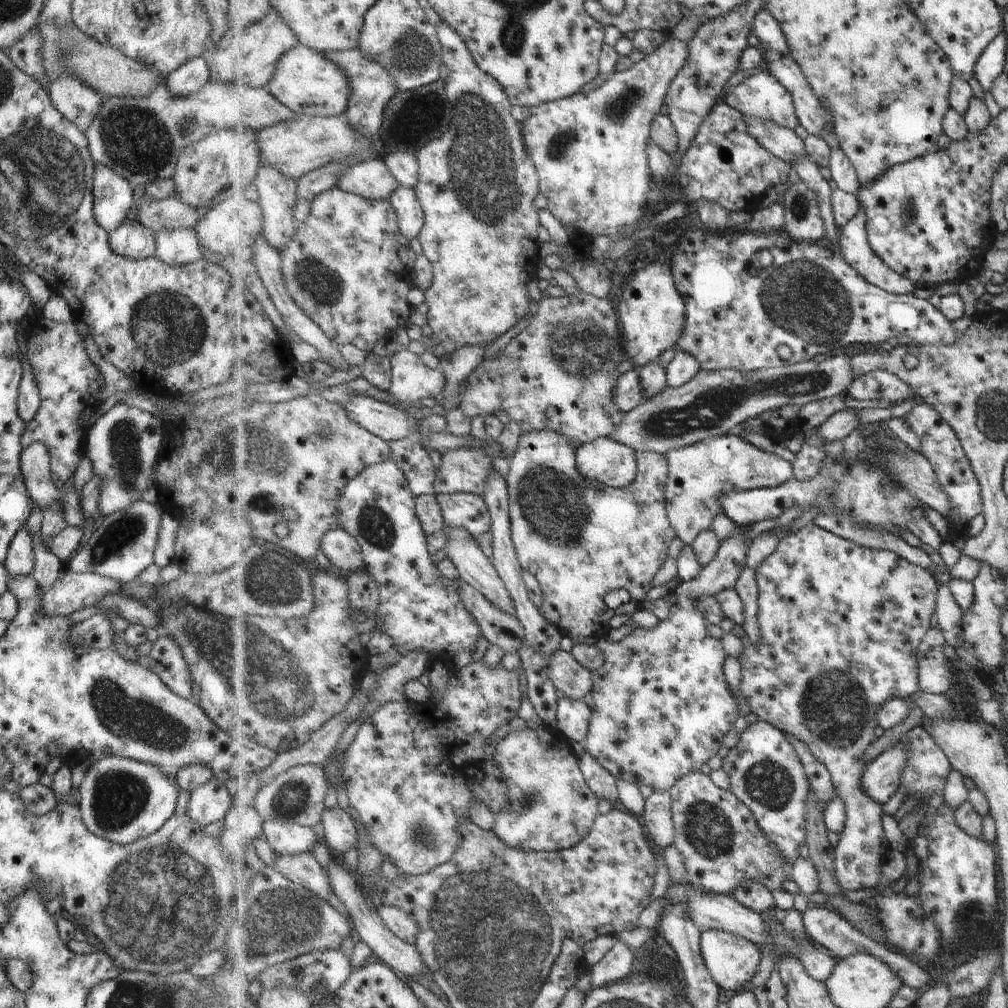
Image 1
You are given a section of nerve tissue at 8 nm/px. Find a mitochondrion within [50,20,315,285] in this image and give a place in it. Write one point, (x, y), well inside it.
(134, 139)

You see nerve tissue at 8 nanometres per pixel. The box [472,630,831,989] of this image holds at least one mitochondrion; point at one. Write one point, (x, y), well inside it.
(707, 829)

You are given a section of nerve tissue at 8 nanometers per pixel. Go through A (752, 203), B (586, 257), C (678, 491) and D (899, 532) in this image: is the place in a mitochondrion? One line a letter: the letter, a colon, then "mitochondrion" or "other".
A: other
B: other
C: other
D: other

